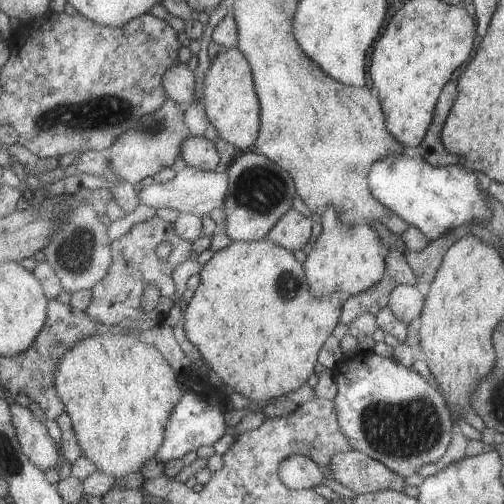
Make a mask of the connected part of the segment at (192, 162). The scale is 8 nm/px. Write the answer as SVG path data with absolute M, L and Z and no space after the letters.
M189 137L182 146L181 164L201 170L215 171L221 156L214 142L205 137Z

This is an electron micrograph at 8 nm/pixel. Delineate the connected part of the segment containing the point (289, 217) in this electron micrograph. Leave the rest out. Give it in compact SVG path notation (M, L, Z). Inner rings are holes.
M291 209L275 223L266 239L295 252L311 240L313 230L315 226L311 217L302 217L301 212Z

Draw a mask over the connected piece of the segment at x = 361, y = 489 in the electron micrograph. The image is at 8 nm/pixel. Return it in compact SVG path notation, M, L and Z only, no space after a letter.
M360 449L336 454L332 458L331 470L339 483L359 495L387 489L403 493L406 486L403 475Z

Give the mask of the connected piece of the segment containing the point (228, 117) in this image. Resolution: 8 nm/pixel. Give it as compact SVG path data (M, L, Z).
M237 46L218 54L203 80L205 112L219 137L235 144L236 149L245 150L255 145L260 137L262 106L251 63L243 51Z

